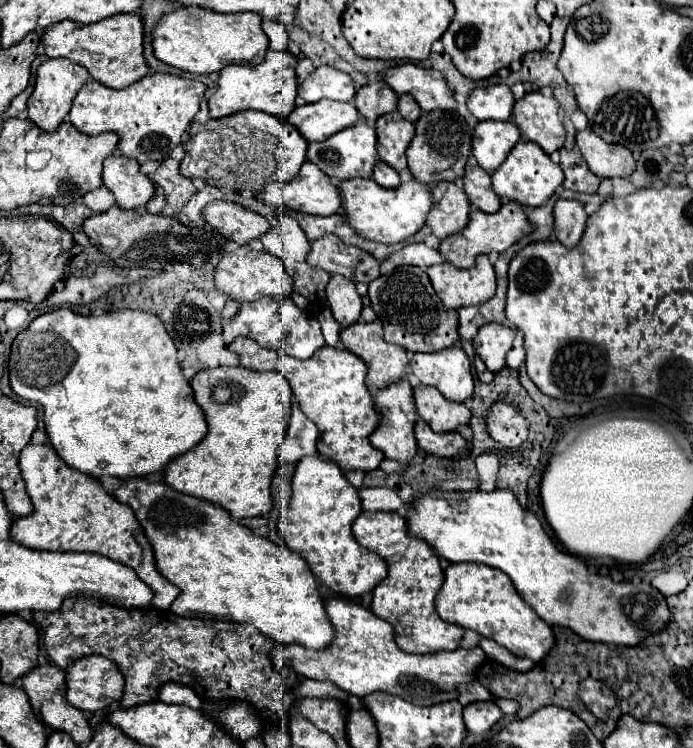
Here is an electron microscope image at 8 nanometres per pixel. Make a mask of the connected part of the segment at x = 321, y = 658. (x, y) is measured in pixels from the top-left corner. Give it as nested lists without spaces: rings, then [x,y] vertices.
[[[330,597],[326,599],[326,613],[336,629],[336,641],[324,651],[310,651],[300,645],[286,645],[284,659],[294,671],[306,679],[330,681],[340,689],[366,697],[374,691],[384,691],[400,695],[412,705],[436,705],[440,701],[458,699],[456,685],[474,681],[476,665],[484,661],[484,651],[476,649],[456,649],[456,651],[438,651],[430,655],[410,655],[404,653],[394,639],[394,629],[388,621],[376,617],[370,609],[346,599]]]

